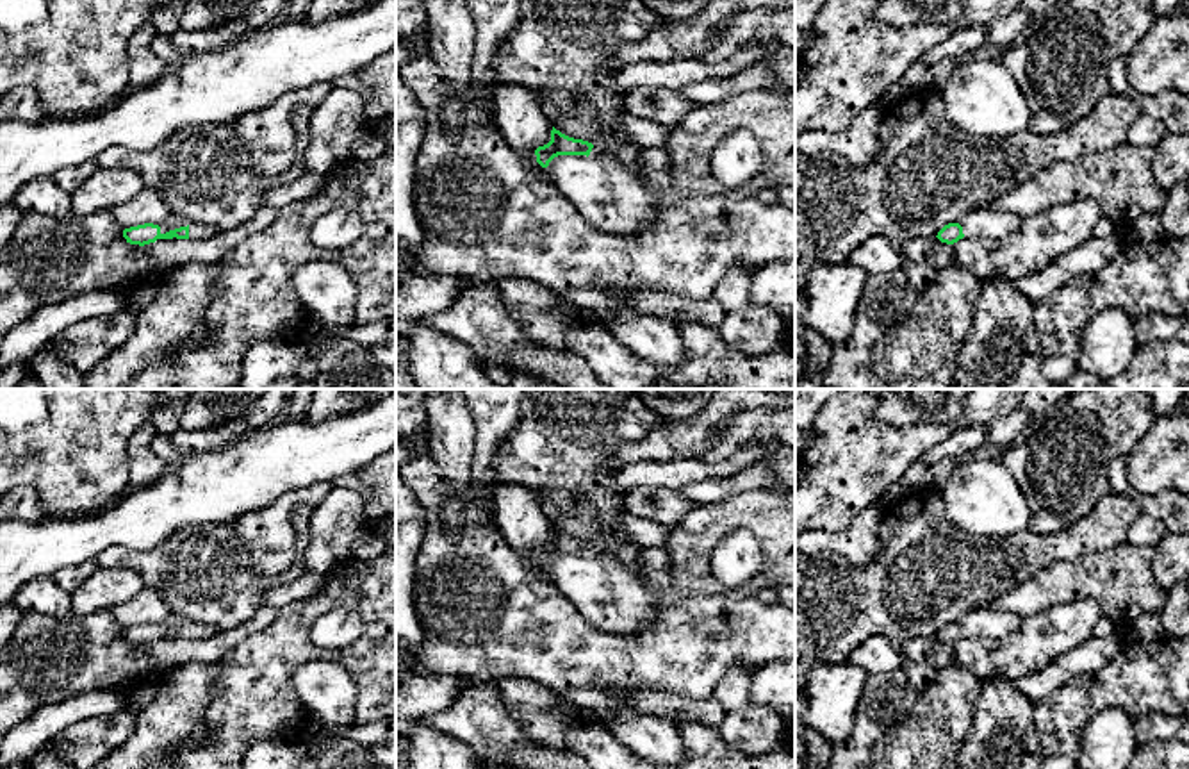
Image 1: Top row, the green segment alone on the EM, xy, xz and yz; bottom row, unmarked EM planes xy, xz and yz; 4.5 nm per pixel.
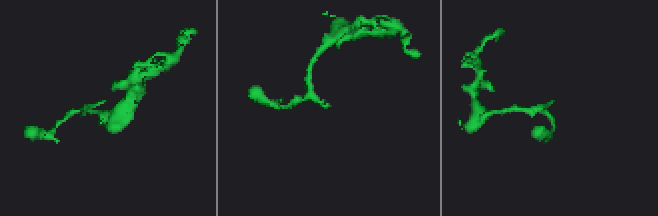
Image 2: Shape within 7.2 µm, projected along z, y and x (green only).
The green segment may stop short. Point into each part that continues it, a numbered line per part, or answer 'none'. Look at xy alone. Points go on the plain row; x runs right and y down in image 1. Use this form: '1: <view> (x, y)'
1: xy (173, 621)

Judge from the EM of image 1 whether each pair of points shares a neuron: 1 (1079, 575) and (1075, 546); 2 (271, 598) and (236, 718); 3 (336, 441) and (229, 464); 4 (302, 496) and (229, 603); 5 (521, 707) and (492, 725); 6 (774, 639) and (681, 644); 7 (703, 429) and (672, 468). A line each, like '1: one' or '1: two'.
1: two
2: two
3: one
4: two
5: two
6: one
7: two

